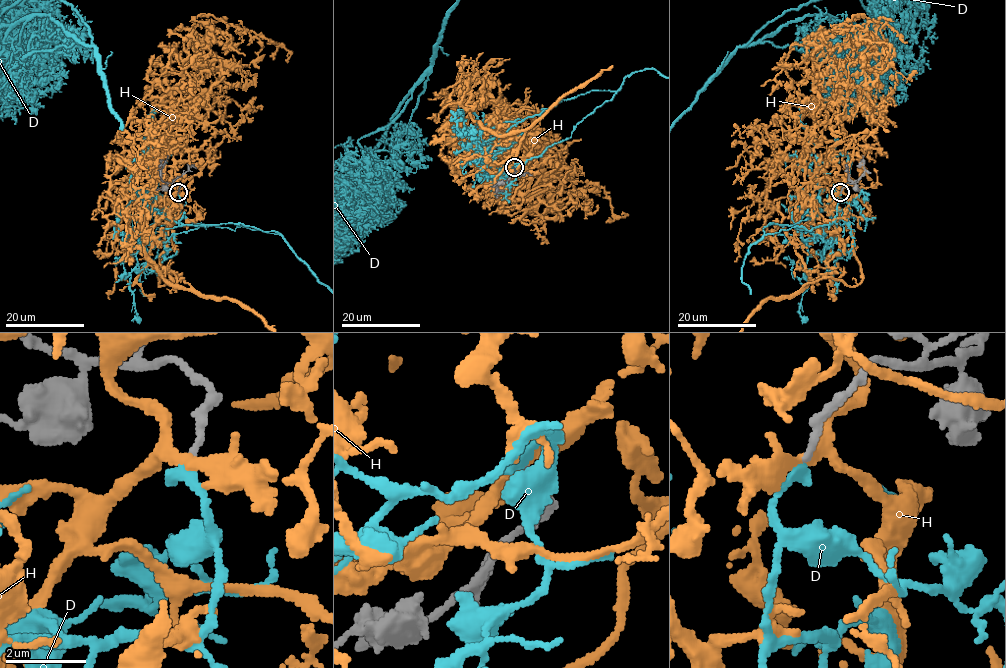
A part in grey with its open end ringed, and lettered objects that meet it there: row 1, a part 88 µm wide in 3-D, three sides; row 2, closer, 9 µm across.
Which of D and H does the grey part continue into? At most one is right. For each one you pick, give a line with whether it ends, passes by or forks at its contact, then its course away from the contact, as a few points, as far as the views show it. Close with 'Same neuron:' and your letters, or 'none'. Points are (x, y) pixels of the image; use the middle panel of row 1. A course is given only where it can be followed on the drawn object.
D: it ends
Same neuron: D

